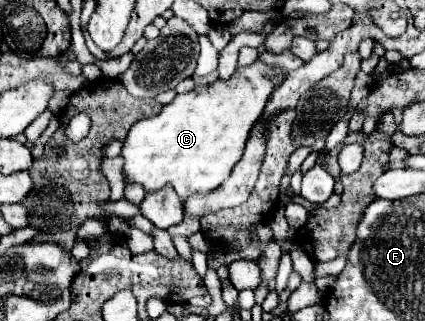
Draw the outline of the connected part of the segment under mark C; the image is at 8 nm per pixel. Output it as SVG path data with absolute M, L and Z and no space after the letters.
M256 60L246 68L236 68L228 80L216 80L204 90L196 86L186 94L176 94L158 116L140 120L130 128L122 146L126 180L142 184L146 192L156 192L170 182L182 202L192 194L212 192L242 158L252 126L280 84L282 78L274 78L274 68Z

